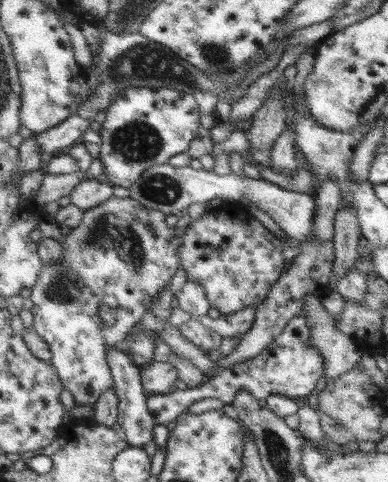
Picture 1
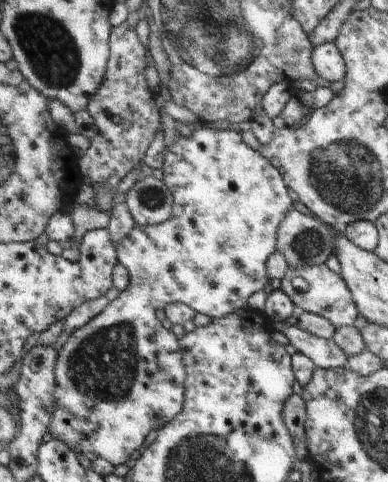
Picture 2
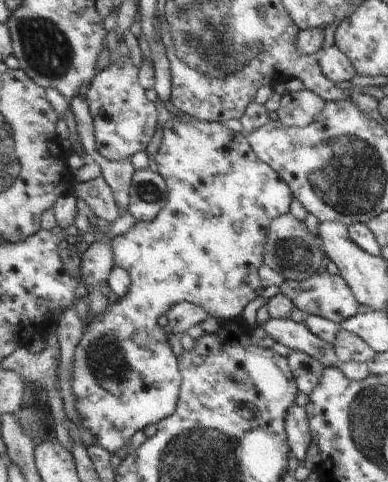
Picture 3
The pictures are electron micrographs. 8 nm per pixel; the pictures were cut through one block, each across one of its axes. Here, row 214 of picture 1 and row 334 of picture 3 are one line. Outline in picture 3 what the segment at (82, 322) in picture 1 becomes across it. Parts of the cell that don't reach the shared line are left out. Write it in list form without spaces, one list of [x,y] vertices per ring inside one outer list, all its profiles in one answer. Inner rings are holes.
[[[175,116],[175,122],[165,122],[163,128],[163,140],[161,140],[161,148],[155,154],[155,164],[157,164],[157,172],[167,180],[169,184],[169,206],[159,214],[159,218],[155,222],[137,222],[127,234],[111,238],[113,244],[113,254],[115,254],[115,262],[117,266],[125,268],[133,280],[131,290],[127,296],[119,298],[117,304],[113,304],[105,314],[101,314],[97,320],[93,320],[91,324],[85,326],[83,338],[75,350],[75,362],[73,362],[73,396],[77,400],[75,408],[79,412],[79,422],[85,430],[91,430],[91,436],[97,440],[99,448],[109,450],[111,454],[115,454],[117,450],[121,450],[125,444],[131,442],[131,438],[147,428],[149,424],[159,424],[171,416],[177,414],[179,408],[179,400],[181,400],[181,386],[183,386],[183,374],[181,374],[181,364],[179,364],[179,356],[175,354],[175,350],[171,348],[165,328],[159,326],[159,318],[165,314],[169,314],[169,310],[173,310],[177,304],[183,302],[193,302],[205,310],[211,312],[211,316],[219,322],[231,322],[231,320],[239,320],[241,312],[245,310],[245,306],[249,302],[253,302],[255,298],[261,296],[261,292],[265,290],[265,282],[261,278],[261,268],[265,266],[265,250],[269,244],[269,230],[273,226],[273,222],[285,214],[289,214],[291,210],[291,202],[295,198],[293,188],[289,186],[289,182],[285,182],[285,178],[273,170],[273,166],[269,166],[265,160],[261,160],[261,156],[253,150],[251,142],[247,136],[233,132],[231,128],[227,128],[225,124],[219,122],[201,122],[195,120],[191,116],[185,116],[187,120],[191,120],[189,124],[183,122],[181,118]]]

